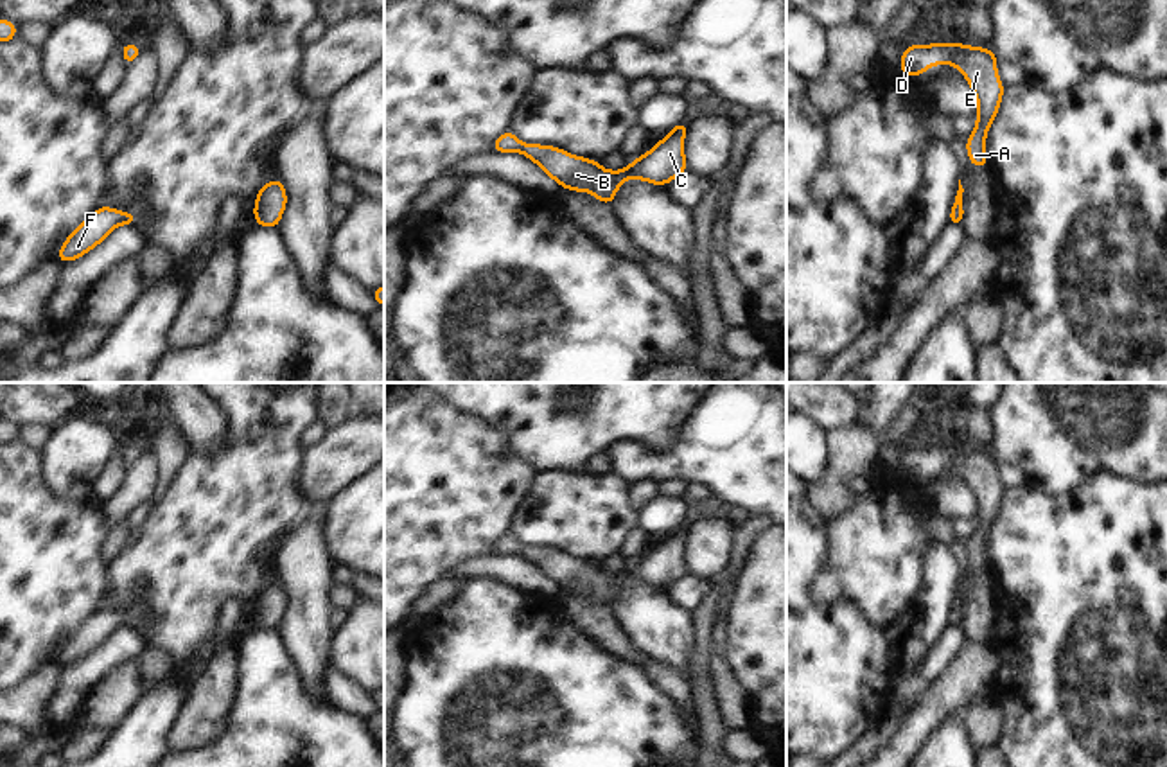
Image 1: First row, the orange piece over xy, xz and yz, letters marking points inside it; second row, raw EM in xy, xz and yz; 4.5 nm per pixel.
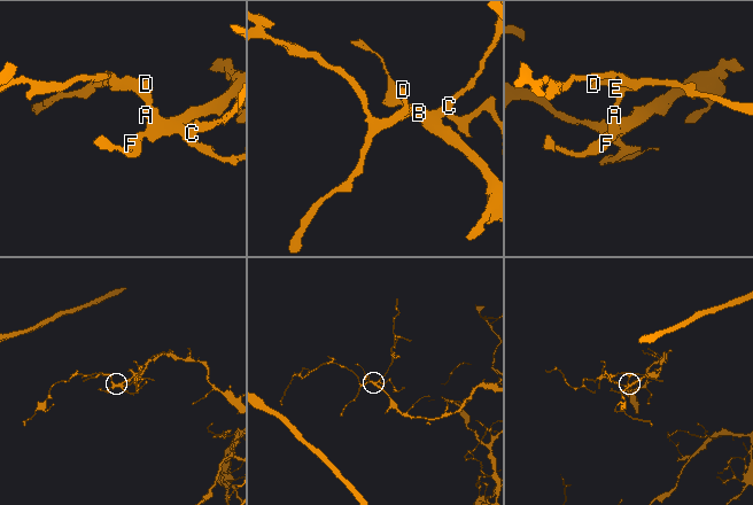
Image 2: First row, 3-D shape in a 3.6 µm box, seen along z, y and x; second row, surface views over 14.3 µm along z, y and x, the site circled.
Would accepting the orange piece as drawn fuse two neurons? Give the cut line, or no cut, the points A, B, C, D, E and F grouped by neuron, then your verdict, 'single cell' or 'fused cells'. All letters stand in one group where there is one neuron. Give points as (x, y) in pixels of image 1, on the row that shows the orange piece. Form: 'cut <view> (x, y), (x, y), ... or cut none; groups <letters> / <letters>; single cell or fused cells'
cut none; groups A B C D E F; single cell

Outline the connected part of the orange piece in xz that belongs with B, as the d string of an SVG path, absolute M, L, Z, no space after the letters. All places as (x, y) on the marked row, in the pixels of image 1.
M680 120L648 153L637 156L621 171L607 171L596 160L575 156L555 145L522 144L510 129L497 137L494 153L522 153L535 162L558 187L582 192L612 205L616 190L628 180L637 178L652 185L666 185L688 171L684 158L684 137L688 124Z

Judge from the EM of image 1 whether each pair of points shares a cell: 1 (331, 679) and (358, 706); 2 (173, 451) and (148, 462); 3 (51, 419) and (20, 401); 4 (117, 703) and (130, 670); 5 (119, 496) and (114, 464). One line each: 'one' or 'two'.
1: one
2: two
3: one
4: one
5: two

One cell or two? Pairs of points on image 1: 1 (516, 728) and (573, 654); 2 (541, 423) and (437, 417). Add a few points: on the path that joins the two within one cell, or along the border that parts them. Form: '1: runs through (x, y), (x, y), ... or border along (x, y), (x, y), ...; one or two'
1: runs through (517, 710), (555, 672); one
2: border along (446, 401), (498, 426), (512, 448); two

